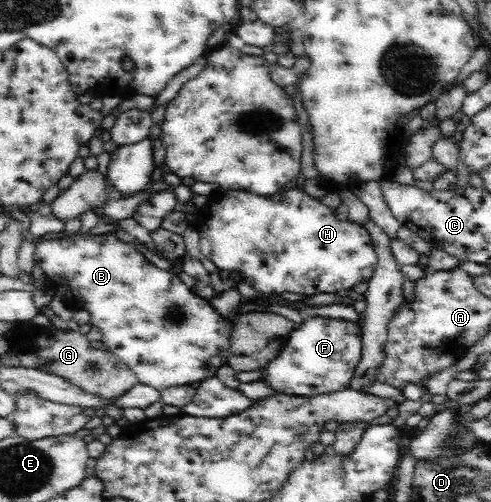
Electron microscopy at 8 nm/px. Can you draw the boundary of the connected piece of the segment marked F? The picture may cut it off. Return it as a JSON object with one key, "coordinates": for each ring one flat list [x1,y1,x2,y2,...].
{"coordinates":[[315,316,304,318,302,324,294,328,285,342,283,348,261,370,259,382,263,382,273,391,273,395,282,394,291,397,310,398,315,396,329,395,330,393,344,392,350,388,355,369,362,356,362,331,357,322,349,320,337,320]]}

